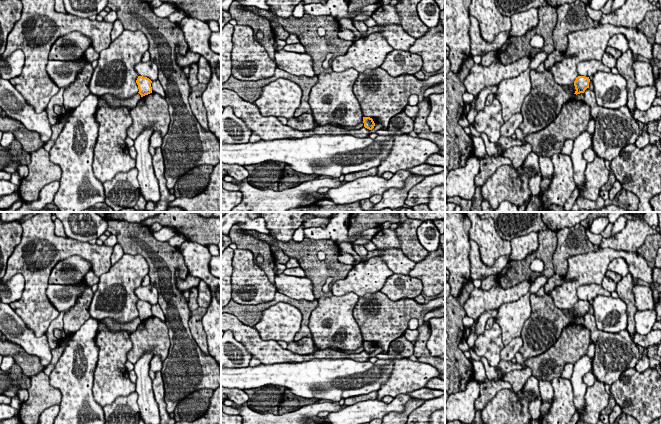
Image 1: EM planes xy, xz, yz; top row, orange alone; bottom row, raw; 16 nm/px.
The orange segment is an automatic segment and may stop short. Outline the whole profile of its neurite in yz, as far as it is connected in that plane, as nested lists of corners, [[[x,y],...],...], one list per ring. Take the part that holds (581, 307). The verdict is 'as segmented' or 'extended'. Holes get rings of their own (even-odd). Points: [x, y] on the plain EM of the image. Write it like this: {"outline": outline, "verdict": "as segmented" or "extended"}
{"outline": [[[578,300],[576,304],[574,305],[574,310],[575,310],[575,317],[574,318],[580,318],[584,317],[587,312],[589,312],[589,306],[590,303],[589,301],[585,300]]], "verdict": "as segmented"}

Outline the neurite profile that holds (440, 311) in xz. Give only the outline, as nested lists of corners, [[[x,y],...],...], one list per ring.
[[[438,307],[435,310],[428,312],[424,318],[423,322],[428,322],[431,318],[440,318],[445,316],[445,307]]]

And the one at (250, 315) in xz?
[[[276,292],[272,301],[257,305],[241,305],[231,299],[226,306],[221,307],[221,313],[232,314],[236,316],[243,324],[250,327],[255,327],[262,317],[262,312],[278,302],[288,303],[299,309],[302,313],[300,330],[296,334],[294,341],[301,340],[302,338],[312,338],[312,334],[309,329],[309,319],[312,311],[318,305],[318,300],[316,299],[312,302],[308,302],[306,300],[295,300],[280,292]]]

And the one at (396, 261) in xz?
[[[386,248],[381,250],[381,258],[388,266],[388,268],[394,272],[394,274],[408,275],[414,269],[416,262],[411,261],[406,257],[401,248]]]

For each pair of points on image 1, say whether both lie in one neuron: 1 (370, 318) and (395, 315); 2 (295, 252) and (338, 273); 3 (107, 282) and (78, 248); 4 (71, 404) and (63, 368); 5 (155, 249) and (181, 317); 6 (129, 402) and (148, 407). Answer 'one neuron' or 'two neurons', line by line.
1: one neuron
2: one neuron
3: two neurons
4: one neuron
5: one neuron
6: two neurons

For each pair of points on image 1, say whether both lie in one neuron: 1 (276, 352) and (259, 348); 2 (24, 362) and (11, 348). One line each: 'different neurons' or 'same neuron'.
1: same neuron
2: same neuron

